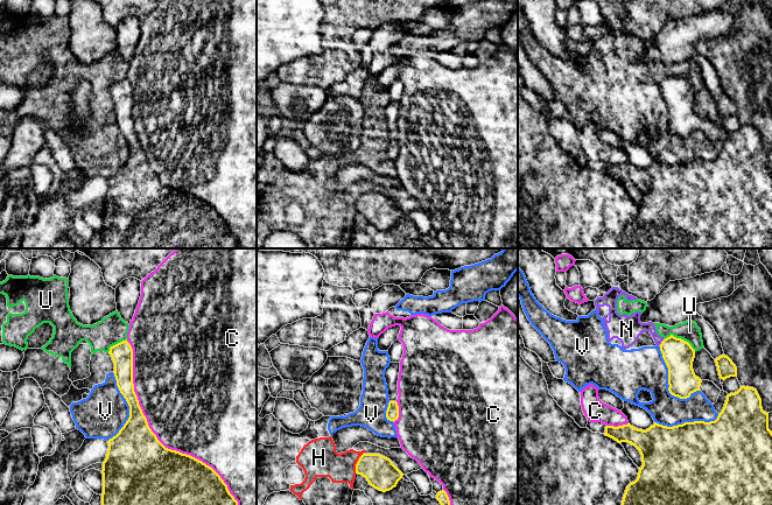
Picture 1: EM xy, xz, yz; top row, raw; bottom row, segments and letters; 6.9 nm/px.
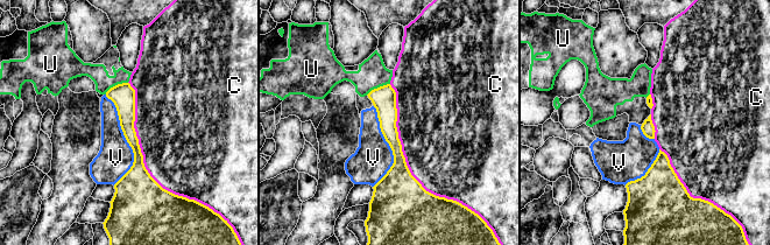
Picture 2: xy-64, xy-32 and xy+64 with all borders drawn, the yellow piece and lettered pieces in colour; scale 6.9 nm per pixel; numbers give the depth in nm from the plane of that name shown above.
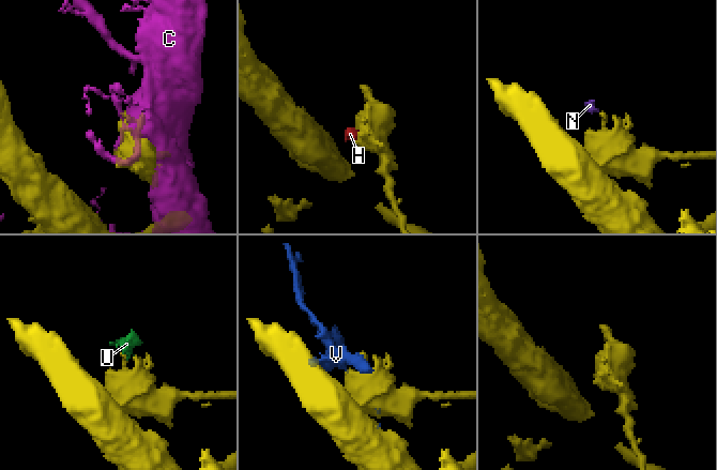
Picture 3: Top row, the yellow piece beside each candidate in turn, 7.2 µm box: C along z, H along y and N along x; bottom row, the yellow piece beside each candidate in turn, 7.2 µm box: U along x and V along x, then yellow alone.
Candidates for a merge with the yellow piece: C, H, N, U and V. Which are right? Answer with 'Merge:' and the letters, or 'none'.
Merge: none

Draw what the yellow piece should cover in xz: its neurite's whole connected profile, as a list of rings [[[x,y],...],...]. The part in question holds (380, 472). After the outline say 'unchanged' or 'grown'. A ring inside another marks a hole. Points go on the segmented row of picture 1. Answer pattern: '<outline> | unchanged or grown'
[[[363,454],[356,464],[356,474],[365,477],[371,486],[383,492],[395,488],[403,476],[389,458],[380,454]]] | unchanged

